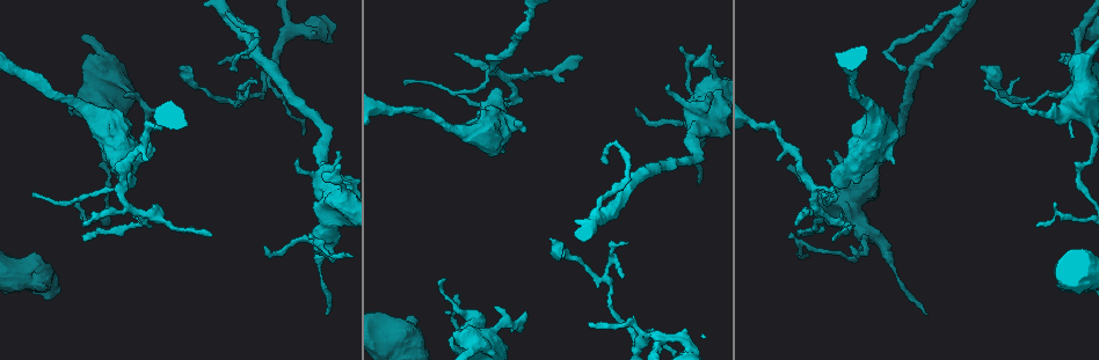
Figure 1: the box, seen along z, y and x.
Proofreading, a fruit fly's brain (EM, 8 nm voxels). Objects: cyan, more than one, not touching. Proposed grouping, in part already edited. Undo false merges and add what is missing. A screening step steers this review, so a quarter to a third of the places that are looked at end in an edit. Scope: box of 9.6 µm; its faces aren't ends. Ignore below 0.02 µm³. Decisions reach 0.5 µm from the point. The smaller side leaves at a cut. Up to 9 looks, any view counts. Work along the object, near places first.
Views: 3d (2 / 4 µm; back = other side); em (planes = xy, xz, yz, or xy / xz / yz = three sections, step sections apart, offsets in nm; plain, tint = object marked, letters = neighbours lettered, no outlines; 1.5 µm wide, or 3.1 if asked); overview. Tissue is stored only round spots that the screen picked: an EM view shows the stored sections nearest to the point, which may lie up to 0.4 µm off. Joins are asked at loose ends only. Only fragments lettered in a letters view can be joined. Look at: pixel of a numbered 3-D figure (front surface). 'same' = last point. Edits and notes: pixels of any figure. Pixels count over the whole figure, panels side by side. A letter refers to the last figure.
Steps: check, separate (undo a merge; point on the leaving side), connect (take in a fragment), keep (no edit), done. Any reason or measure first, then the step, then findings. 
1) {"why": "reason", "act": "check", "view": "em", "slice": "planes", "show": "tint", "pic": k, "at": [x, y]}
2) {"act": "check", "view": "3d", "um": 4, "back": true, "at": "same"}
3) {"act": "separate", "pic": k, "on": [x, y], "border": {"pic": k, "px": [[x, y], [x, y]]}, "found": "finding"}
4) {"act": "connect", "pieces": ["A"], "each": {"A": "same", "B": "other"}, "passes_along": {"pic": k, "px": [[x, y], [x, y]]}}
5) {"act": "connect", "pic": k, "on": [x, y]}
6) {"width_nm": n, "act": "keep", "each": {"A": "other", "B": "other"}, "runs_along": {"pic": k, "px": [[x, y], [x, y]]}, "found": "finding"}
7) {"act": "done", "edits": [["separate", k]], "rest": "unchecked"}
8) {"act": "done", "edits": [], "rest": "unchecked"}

{"why": "three arms meet", "act": "check", "view": "3d", "um": 2, "pic": 1, "at": [956, 16]}

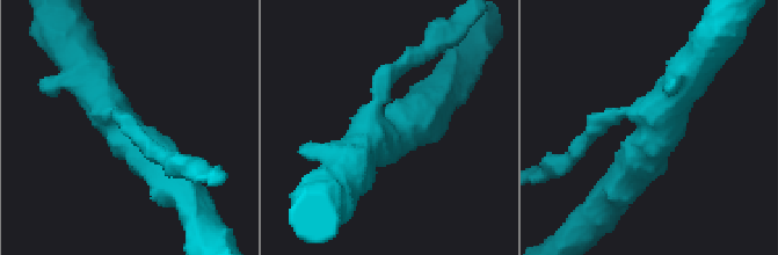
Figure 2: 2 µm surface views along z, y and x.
{"arms": 3, "why": "now the EM", "act": "check", "view": "em", "slice": "planes", "show": "tint", "pic": 2, "at": [649, 123]}

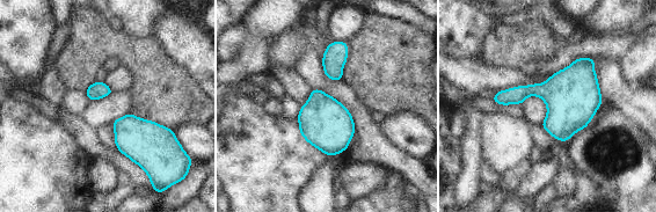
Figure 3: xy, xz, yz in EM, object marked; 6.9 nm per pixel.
{"act": "check", "view": "em", "slice": "planes", "show": "letters", "at": "same"}

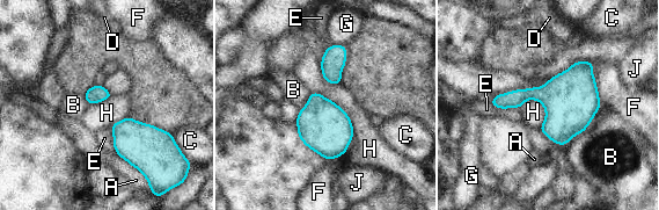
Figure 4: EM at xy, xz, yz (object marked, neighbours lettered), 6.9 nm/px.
{"width_nm": 80, "act": "keep", "each": {"A": "other", "B": "other", "C": "other", "D": "other", "E": "other", "F": "other", "G": "other", "H": "other", "J": "other"}, "border": {"pic": 4, "px": [[310, 92], [348, 115], [353, 138]]}, "found": "one neuron here"}

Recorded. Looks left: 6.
{"why": "an open end", "act": "check", "view": "em", "slice": "xz", "step": 8, "show": "tint", "pic": 1, "at": [252, 77]}

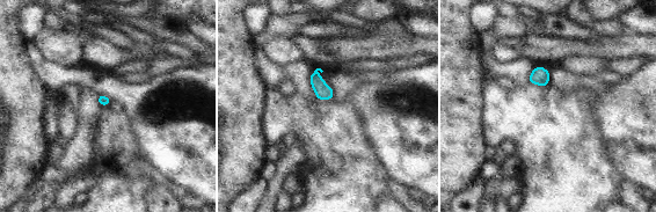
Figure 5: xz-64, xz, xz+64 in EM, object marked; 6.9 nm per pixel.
{"act": "check", "view": "em", "slice": "xz", "step": 8, "show": "letters", "at": "same"}

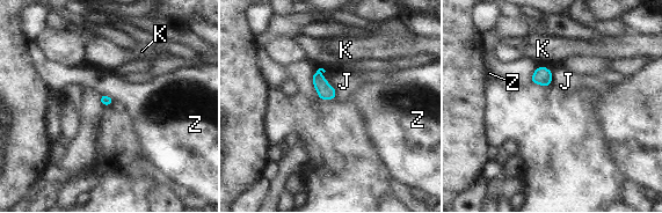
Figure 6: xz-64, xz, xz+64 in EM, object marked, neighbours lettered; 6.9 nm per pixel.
{"act": "keep", "each": {"J": "other", "K": "other", "Z": "other"}, "border": {"pic": 6, "px": [[320, 70], [320, 73], [333, 87]]}, "found": "none of them fits"}

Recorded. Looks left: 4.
{"act": "check", "view": "3d", "um": 2, "pic": 1, "at": [642, 340]}

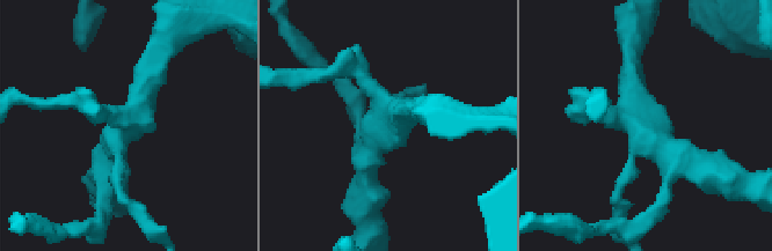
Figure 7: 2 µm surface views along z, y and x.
{"act": "check", "view": "em", "slice": "xy", "step": 4, "show": "tint", "pic": 7, "at": [118, 132]}

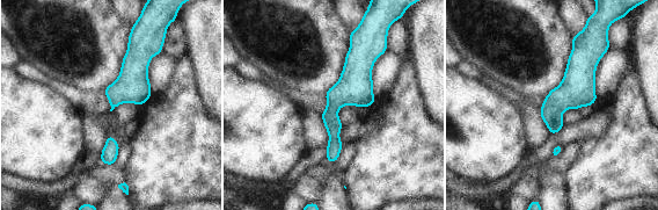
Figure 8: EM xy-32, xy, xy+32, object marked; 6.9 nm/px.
{"act": "check", "view": "em", "slice": "planes", "show": "letters", "at": "same"}

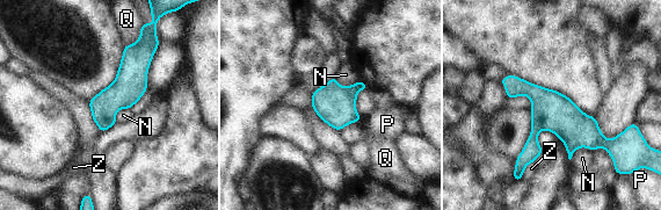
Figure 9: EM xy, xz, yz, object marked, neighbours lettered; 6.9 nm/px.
{"longest_contact_nm": ["N", 170], "act": "keep", "each": {"N": "other", "P": "other", "Q": "other", "Z": "other"}, "border": {"pic": 9, "px": [[335, 75], [340, 85], [358, 79]]}, "found": "one neuron here"}

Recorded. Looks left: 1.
{"act": "done", "edits": [], "rest": "unchecked"}

